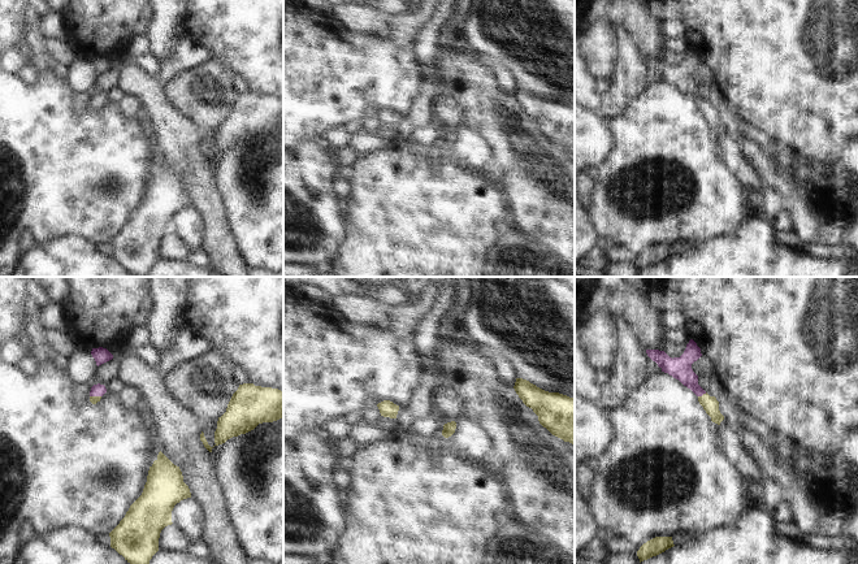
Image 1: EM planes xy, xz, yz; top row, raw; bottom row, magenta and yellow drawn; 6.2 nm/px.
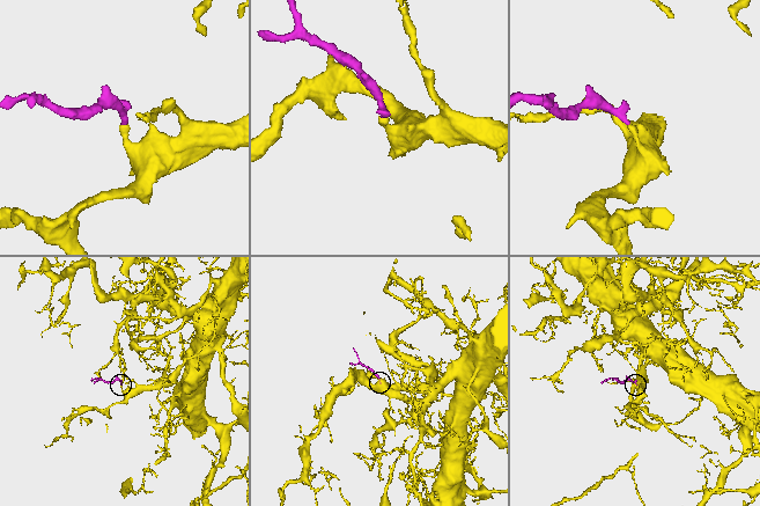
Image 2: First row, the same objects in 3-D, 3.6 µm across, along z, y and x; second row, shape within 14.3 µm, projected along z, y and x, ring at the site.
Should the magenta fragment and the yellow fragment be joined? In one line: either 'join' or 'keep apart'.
join

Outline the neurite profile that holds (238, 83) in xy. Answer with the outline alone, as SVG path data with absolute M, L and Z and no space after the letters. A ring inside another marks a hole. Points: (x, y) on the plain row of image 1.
M209 52L211 60L216 61L222 69L225 69L230 75L230 82L233 87L238 91L238 94L250 92L248 86L243 78L240 78L238 74L234 74L226 65L224 65L217 57L214 57Z

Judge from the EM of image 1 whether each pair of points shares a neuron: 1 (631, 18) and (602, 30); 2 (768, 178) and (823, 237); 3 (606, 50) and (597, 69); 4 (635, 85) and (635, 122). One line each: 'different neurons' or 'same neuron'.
1: different neurons
2: different neurons
3: same neuron
4: different neurons

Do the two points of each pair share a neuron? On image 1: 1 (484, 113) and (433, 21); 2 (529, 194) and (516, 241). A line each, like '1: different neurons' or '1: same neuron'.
1: different neurons
2: different neurons

